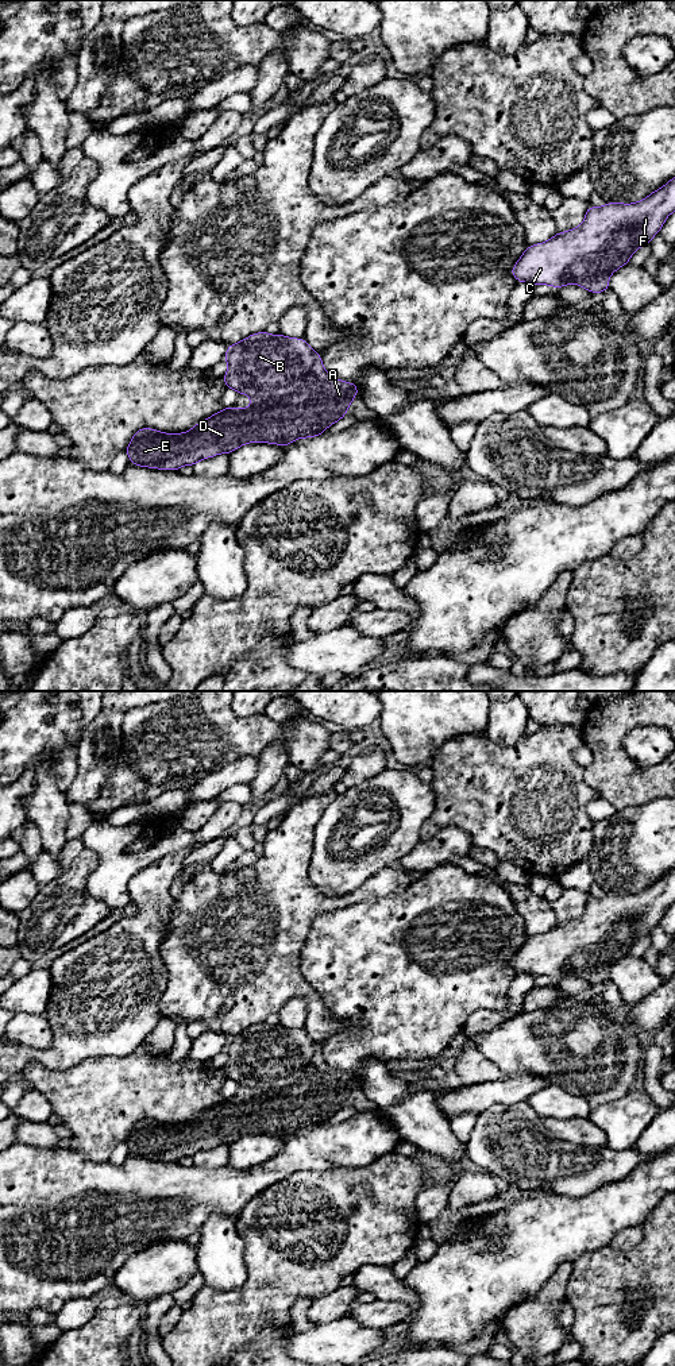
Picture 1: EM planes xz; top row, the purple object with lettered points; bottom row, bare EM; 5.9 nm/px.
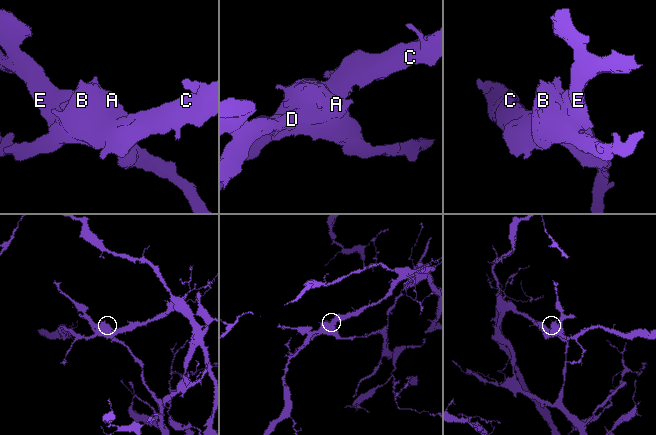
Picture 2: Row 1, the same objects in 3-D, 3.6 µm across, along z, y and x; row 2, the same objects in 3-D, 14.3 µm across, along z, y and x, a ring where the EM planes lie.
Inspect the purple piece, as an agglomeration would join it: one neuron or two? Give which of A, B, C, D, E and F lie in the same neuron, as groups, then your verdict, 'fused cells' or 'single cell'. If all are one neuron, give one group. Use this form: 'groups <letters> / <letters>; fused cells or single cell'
groups A D E / B C F; fused cells

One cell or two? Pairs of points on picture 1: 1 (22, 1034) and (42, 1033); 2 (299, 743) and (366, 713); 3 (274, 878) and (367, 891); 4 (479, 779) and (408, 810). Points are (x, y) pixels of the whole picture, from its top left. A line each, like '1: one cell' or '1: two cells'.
1: one cell
2: two cells
3: one cell
4: two cells

